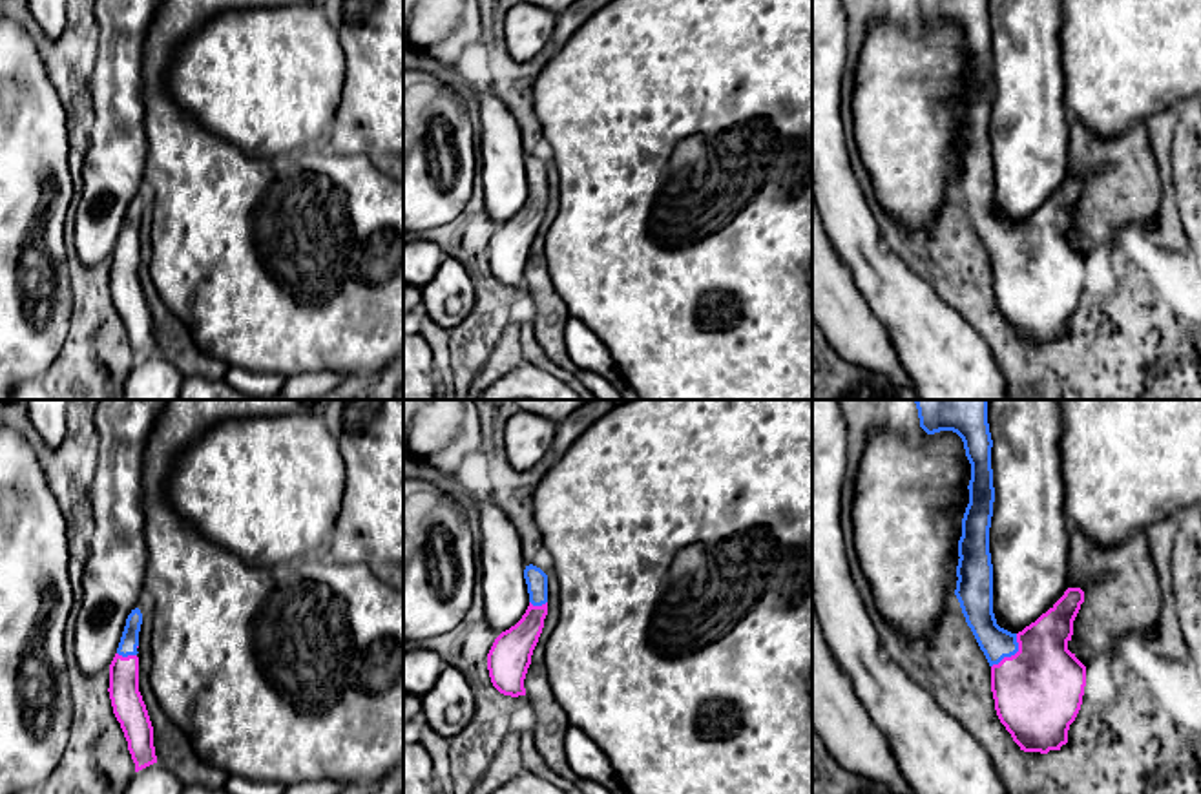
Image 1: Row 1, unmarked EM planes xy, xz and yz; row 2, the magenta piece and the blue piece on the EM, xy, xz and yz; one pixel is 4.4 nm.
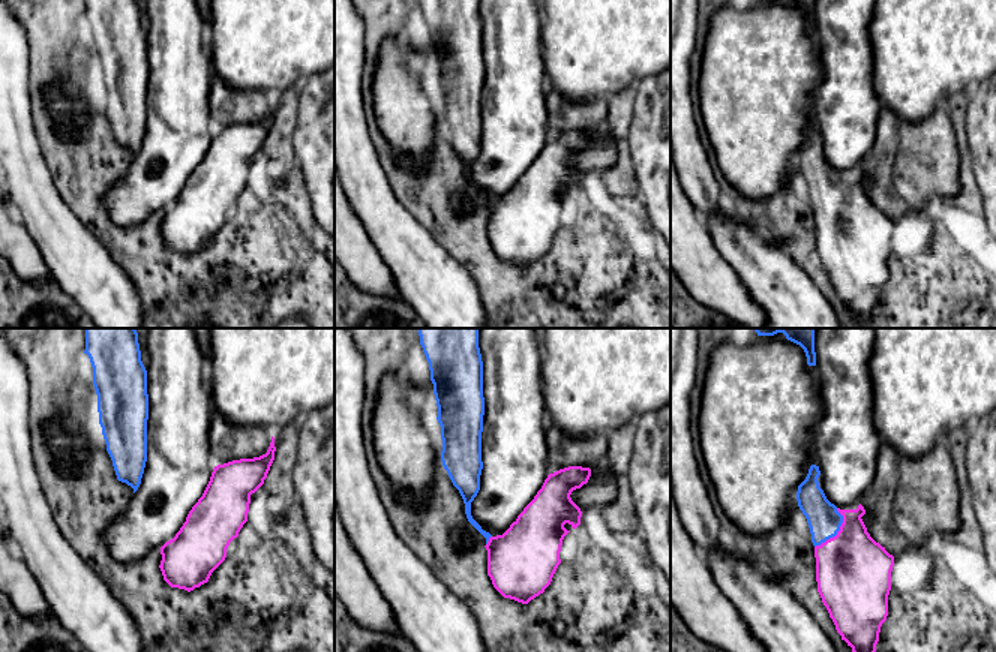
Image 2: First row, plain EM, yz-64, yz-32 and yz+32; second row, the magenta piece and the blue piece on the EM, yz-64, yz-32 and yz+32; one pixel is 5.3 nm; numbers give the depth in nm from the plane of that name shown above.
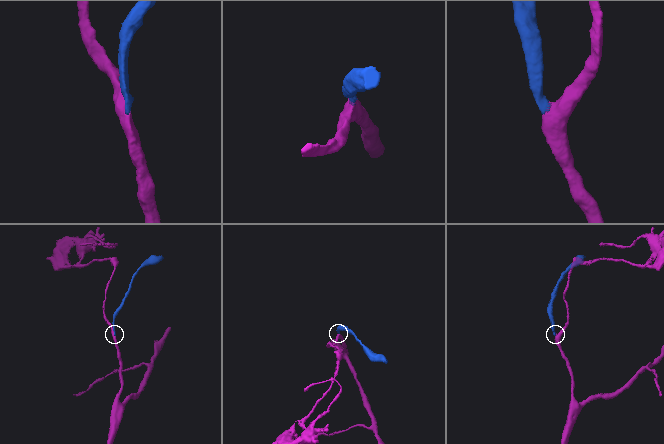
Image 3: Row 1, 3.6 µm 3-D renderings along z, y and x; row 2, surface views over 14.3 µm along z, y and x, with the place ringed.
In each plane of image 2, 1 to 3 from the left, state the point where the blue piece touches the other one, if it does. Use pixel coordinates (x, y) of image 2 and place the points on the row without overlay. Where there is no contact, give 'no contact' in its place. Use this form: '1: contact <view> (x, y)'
1: no contact
2: contact yz-32 (489, 204)
3: contact yz+32 (837, 197)

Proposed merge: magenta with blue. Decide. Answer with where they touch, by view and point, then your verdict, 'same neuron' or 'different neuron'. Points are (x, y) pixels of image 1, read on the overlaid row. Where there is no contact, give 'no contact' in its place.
yz (1012, 656) | same neuron

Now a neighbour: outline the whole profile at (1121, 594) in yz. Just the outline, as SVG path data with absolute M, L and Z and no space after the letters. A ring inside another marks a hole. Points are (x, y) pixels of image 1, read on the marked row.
M1068 529L1068 588L1081 588L1084 602L1073 621L1073 653L1088 666L1097 653L1112 657L1119 650L1121 637L1133 632L1144 639L1155 635L1161 611L1161 590L1152 564L1144 531L1133 533L1124 542L1104 548L1090 540L1081 529Z

